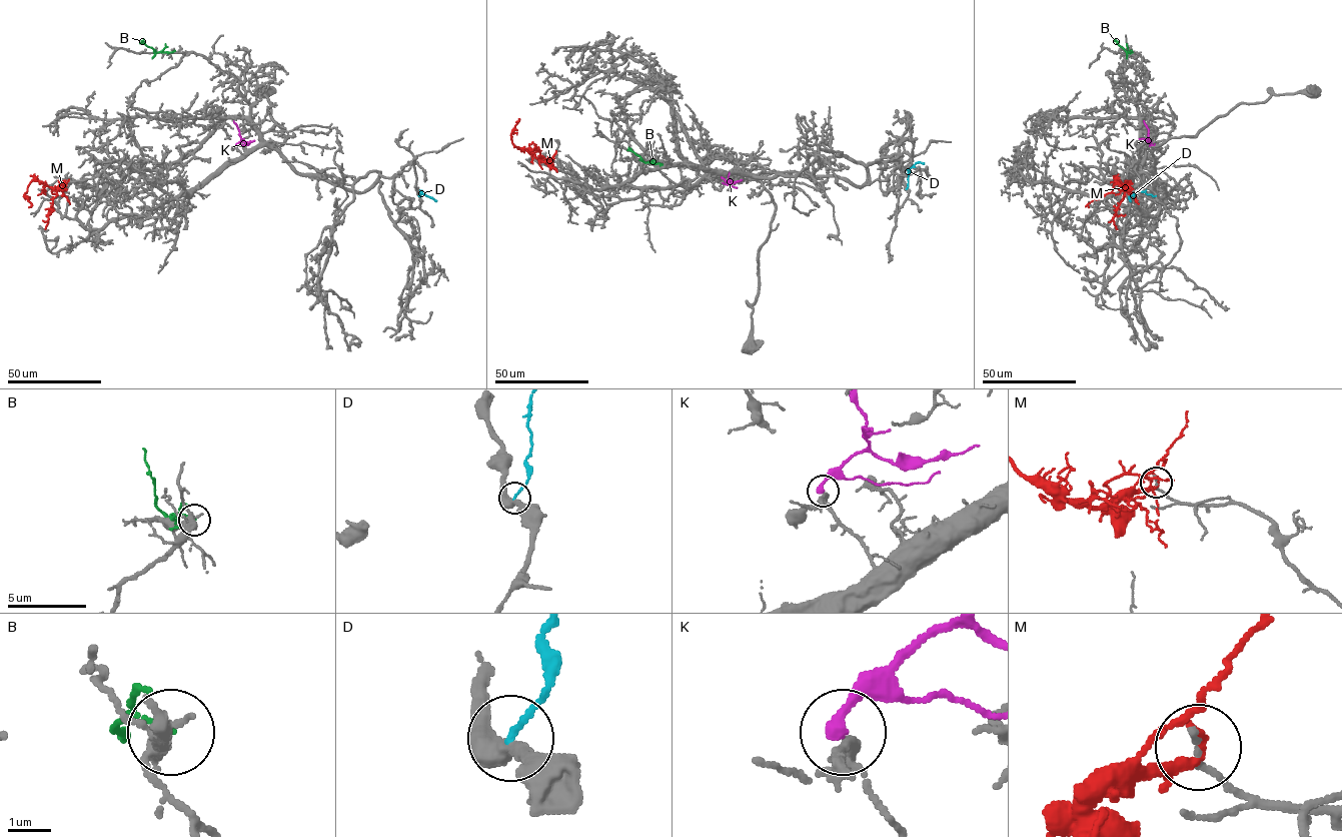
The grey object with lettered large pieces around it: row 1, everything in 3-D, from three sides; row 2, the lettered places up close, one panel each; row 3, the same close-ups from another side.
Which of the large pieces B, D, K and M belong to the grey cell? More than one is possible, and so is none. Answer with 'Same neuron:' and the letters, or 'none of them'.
Same neuron: none of them

